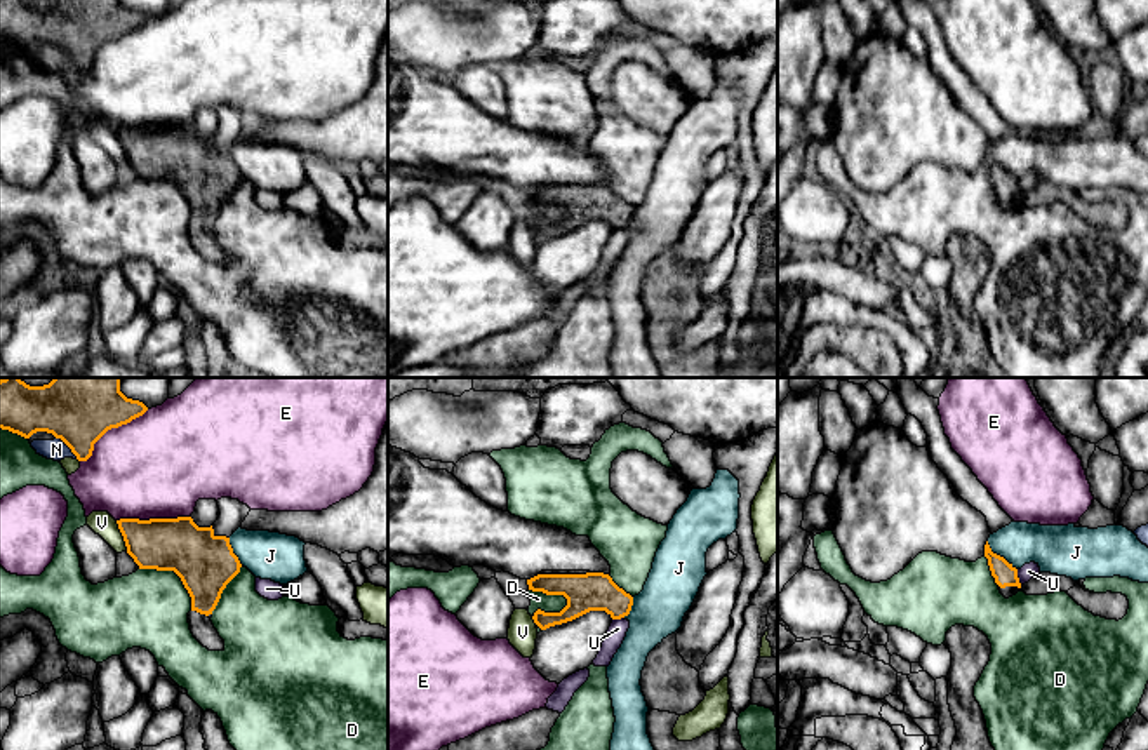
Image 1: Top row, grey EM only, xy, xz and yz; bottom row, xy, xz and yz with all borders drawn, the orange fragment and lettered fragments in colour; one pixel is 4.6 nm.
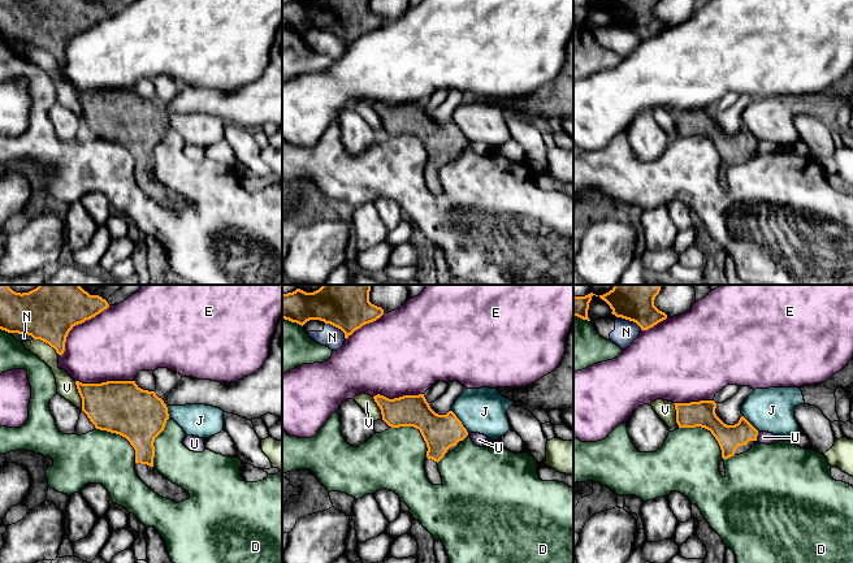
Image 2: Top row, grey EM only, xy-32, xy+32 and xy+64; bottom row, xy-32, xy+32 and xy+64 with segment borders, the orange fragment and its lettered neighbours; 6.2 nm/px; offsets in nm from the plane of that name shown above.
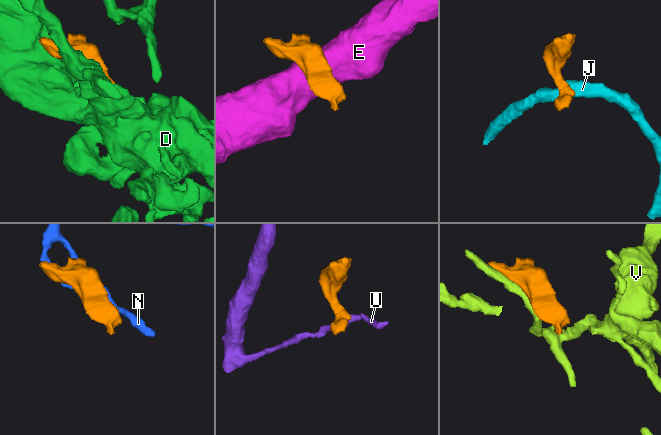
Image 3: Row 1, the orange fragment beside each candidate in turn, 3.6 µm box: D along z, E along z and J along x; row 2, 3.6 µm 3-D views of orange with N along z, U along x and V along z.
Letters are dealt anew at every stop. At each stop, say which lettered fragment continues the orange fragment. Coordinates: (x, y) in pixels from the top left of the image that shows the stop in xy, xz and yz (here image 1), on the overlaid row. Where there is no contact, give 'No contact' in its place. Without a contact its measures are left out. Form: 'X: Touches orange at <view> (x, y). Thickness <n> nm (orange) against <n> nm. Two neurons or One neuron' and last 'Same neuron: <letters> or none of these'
D: Touches orange at xz (550, 594). Thickness 180 nm (orange) against 80 nm. Two neurons
E: Touches orange at xy (110, 428). Thickness 360 nm (orange) against 460 nm. Two neurons
J: Touches orange at yz (999, 555). Thickness 100 nm (orange) against 200 nm. Two neurons
N: Touches orange at xy (68, 446). Thickness 360 nm (orange) against 100 nm. Two neurons
U: Touches orange at yz (1016, 576). Thickness 100 nm (orange) against 70 nm. Two neurons
V: Touches orange at xy (122, 535). Thickness 240 nm (orange) against 110 nm. Two neurons
Same neuron: none of these

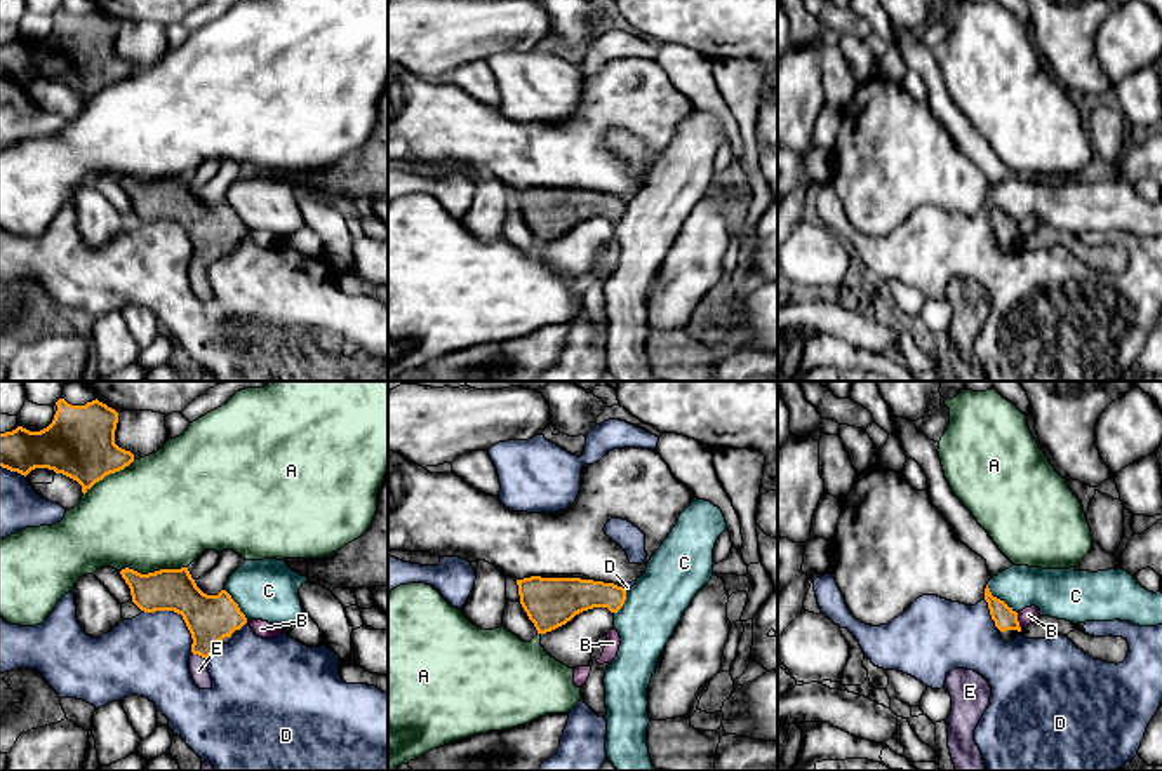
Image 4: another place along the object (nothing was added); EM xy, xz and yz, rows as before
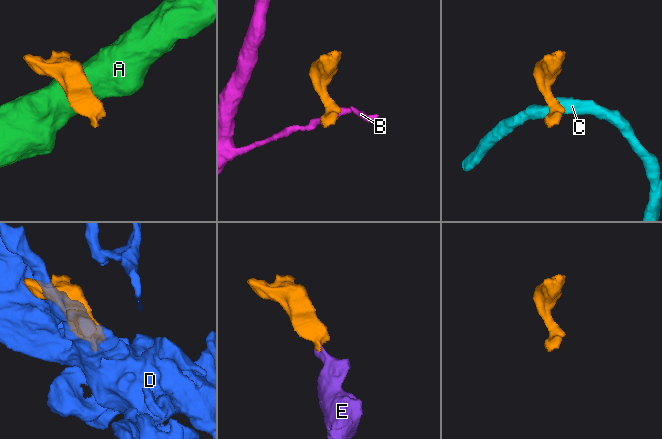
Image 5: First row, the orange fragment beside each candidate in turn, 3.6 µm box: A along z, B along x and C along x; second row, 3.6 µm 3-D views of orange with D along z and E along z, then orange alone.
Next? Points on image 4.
A: Touches orange at xy (155, 571). Thickness 190 nm (orange) against 480 nm. Two neurons
B: Touches orange at yz (1016, 620). Thickness 100 nm (orange) against 70 nm. Two neurons
C: Touches orange at yz (999, 599). Thickness 100 nm (orange) against 200 nm. Two neurons
D: Touches orange at xy (180, 613). Thickness 220 nm (orange) against 380 nm. Two neurons
E: Touches orange at xy (199, 655). Thickness 220 nm (orange) against 90 nm. One neuron
Same neuron: E

